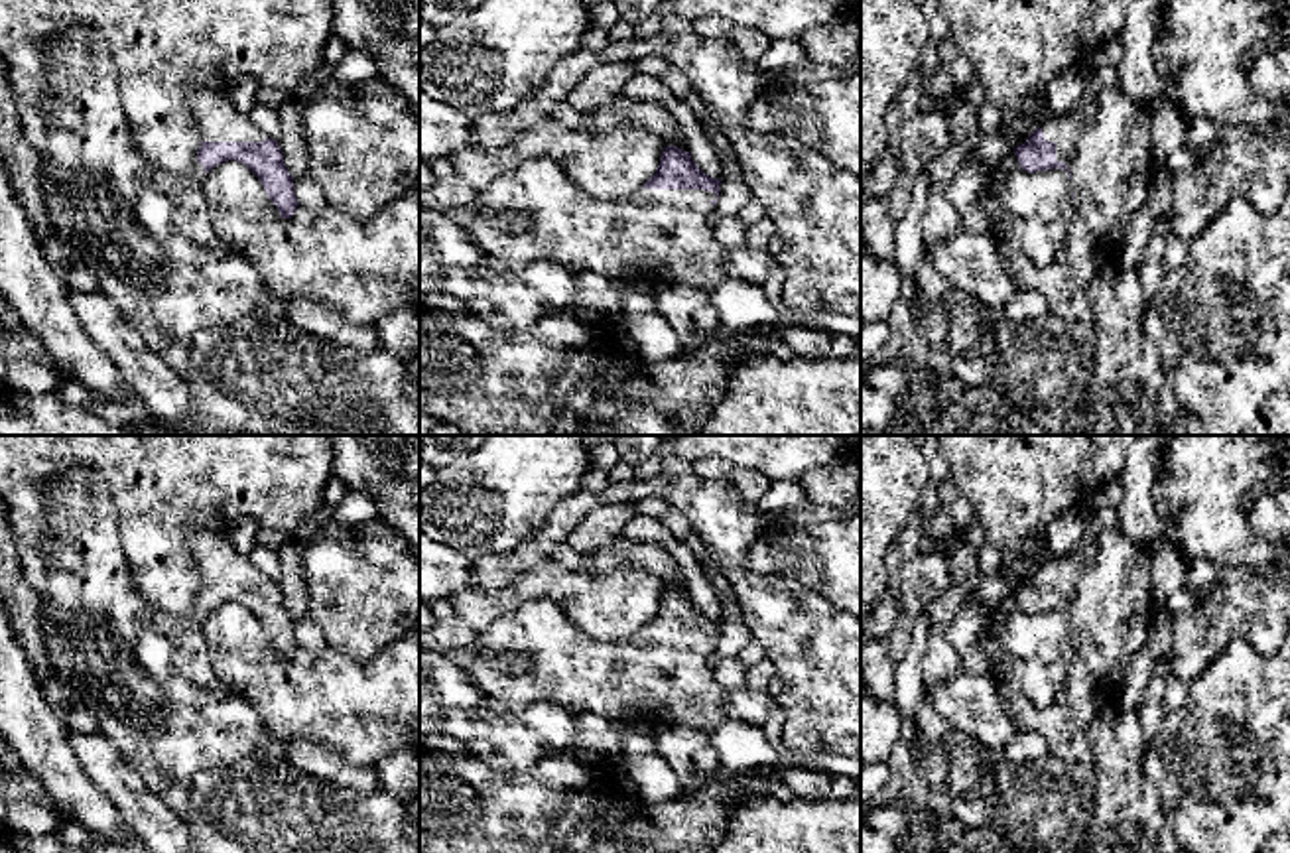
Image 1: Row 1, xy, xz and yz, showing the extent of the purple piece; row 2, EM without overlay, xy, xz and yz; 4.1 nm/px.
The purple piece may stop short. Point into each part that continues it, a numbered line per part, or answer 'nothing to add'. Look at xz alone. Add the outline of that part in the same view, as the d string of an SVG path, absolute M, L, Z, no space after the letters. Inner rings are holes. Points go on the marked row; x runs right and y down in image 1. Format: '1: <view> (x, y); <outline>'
1: xz (654, 237); M530 158L496 177L473 201L453 207L447 217L467 232L483 256L483 268L508 274L536 260L553 260L569 272L599 272L614 282L632 280L658 288L683 284L711 292L723 280L766 280L776 260L768 250L723 244L713 238L713 191L642 189L603 201L581 191L549 158Z

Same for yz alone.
1: yz (1109, 160); M1115 85L1099 93L1097 116L1085 124L1077 110L1056 114L1042 124L1044 140L1056 144L1056 160L1071 173L1073 209L1067 230L1050 266L1030 262L1012 242L997 236L999 256L1006 264L1020 292L1038 292L1048 313L1067 321L1089 321L1089 284L1101 268L1115 264L1121 254L1125 232L1136 211L1146 207L1148 183L1156 173L1152 165L1152 114L1150 104L1130 100Z

